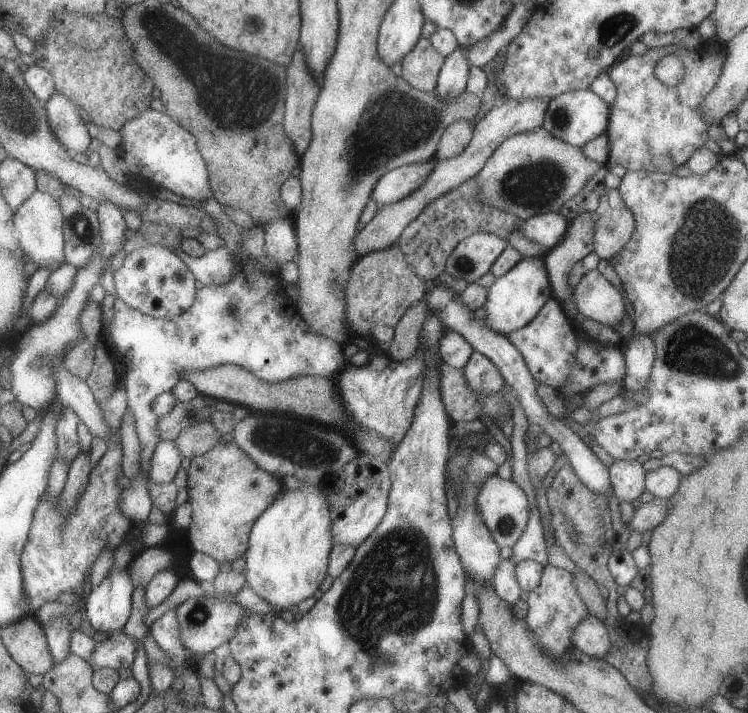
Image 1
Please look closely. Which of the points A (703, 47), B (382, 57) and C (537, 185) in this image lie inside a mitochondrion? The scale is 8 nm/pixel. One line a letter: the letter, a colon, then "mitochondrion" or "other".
A: other
B: other
C: mitochondrion

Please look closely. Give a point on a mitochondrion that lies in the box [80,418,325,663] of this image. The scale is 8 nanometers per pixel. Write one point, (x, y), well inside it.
(198, 615)

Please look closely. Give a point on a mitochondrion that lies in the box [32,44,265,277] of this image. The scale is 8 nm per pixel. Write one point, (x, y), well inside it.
(80, 224)

